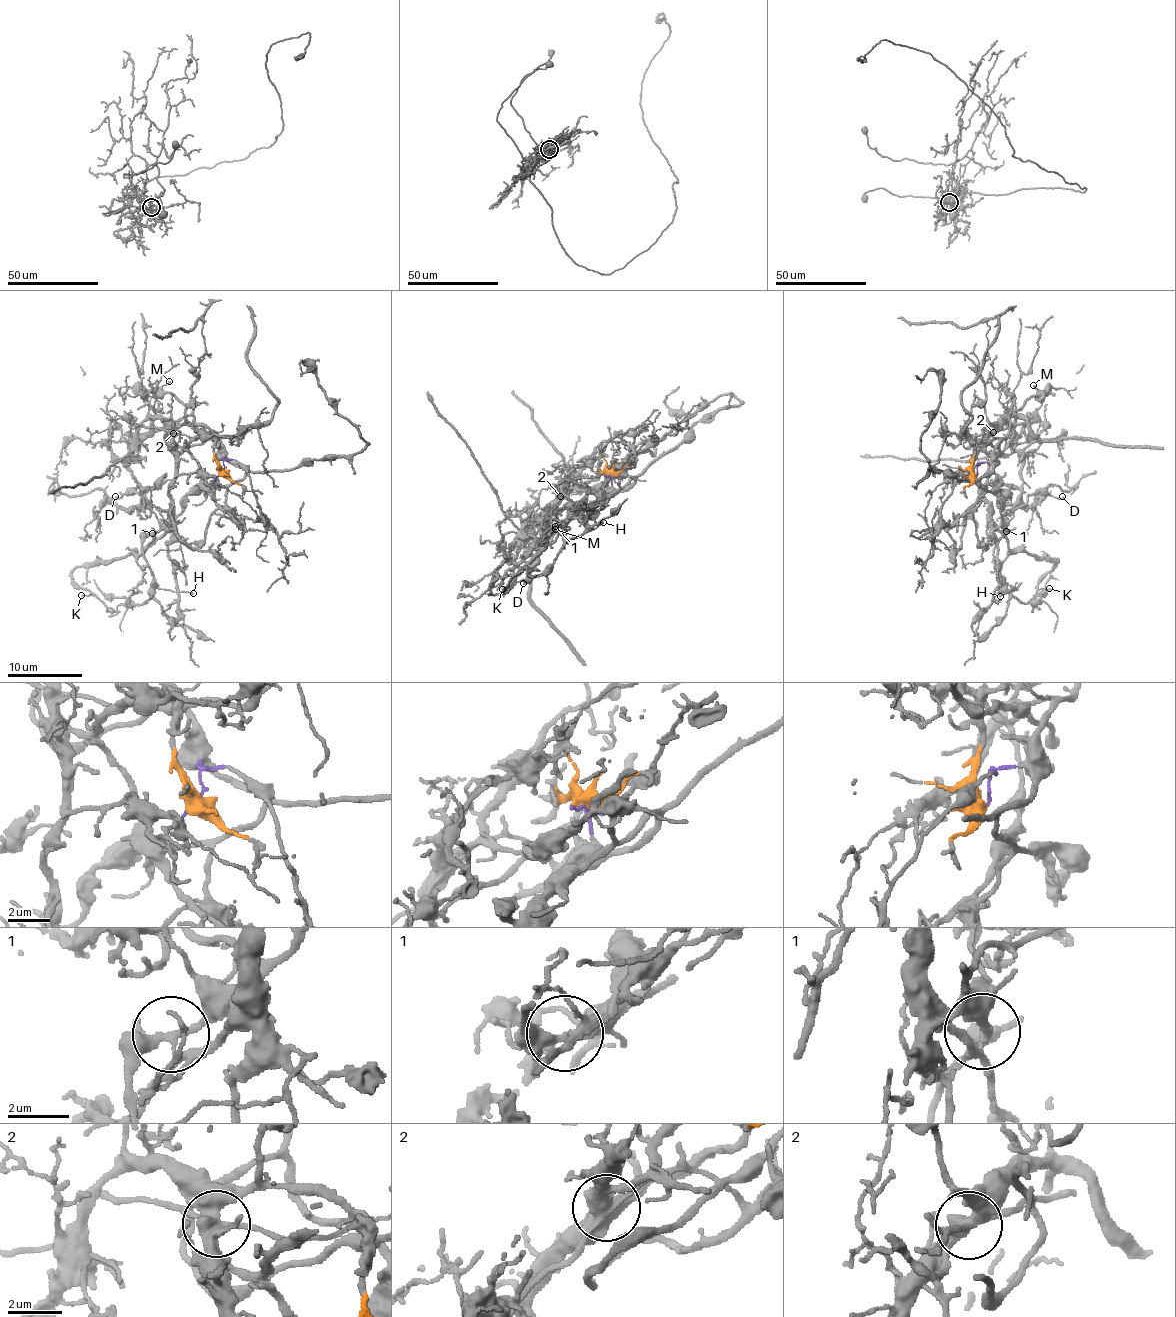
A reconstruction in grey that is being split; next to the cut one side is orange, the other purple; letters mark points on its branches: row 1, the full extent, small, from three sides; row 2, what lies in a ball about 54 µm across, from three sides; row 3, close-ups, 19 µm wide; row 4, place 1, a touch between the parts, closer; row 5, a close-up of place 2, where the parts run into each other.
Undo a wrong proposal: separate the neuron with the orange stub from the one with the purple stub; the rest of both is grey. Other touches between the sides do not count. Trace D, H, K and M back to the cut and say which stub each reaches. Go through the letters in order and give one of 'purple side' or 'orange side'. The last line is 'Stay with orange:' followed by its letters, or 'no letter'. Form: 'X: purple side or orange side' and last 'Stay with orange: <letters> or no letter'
D: purple side
H: purple side
K: orange side
M: purple side
Stay with orange: K

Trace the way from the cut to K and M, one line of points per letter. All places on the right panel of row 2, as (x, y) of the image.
K: (974, 476), (975, 440), (989, 424), (973, 482), (1010, 550), (1057, 561), (1038, 586), (1048, 589)
M: (974, 476), (1010, 430), (1010, 415), (1037, 392), (1033, 386)

